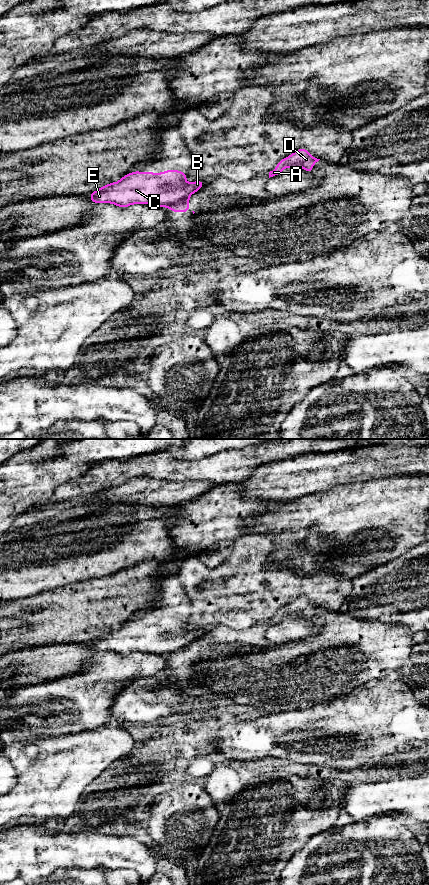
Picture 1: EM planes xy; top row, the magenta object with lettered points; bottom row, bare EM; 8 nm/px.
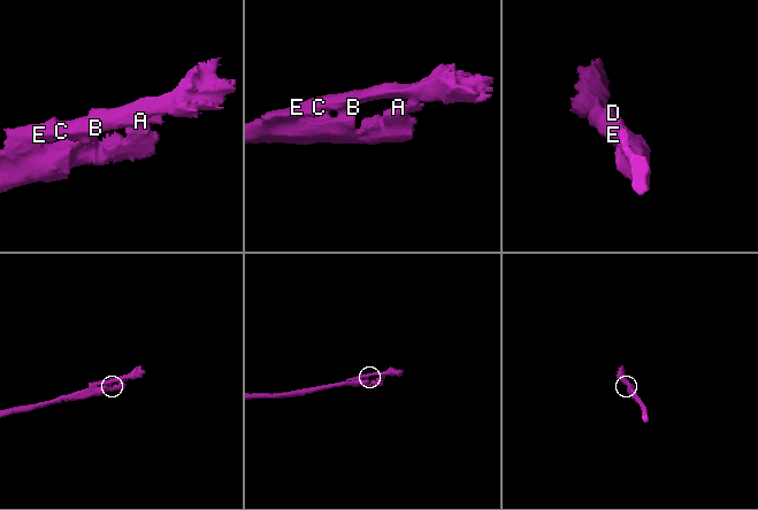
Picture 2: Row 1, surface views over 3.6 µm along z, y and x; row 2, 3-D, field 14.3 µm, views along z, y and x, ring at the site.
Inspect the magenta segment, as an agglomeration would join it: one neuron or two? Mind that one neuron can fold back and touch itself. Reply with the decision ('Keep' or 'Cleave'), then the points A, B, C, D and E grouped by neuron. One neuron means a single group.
Cleave. Groups: A D / B C E

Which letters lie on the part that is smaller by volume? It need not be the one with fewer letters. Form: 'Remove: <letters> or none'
Remove: B, C, E

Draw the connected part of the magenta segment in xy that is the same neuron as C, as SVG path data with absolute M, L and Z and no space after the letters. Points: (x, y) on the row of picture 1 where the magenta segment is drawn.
M171 169L162 173L152 172L131 172L123 176L118 182L110 183L91 193L89 198L94 203L113 203L118 207L128 207L131 204L151 204L158 207L168 207L176 202L189 197L197 192L203 185L204 181L186 182L186 173Z

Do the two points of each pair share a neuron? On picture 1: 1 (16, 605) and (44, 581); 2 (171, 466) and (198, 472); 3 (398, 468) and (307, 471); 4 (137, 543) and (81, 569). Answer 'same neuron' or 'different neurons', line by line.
1: different neurons
2: same neuron
3: same neuron
4: same neuron

